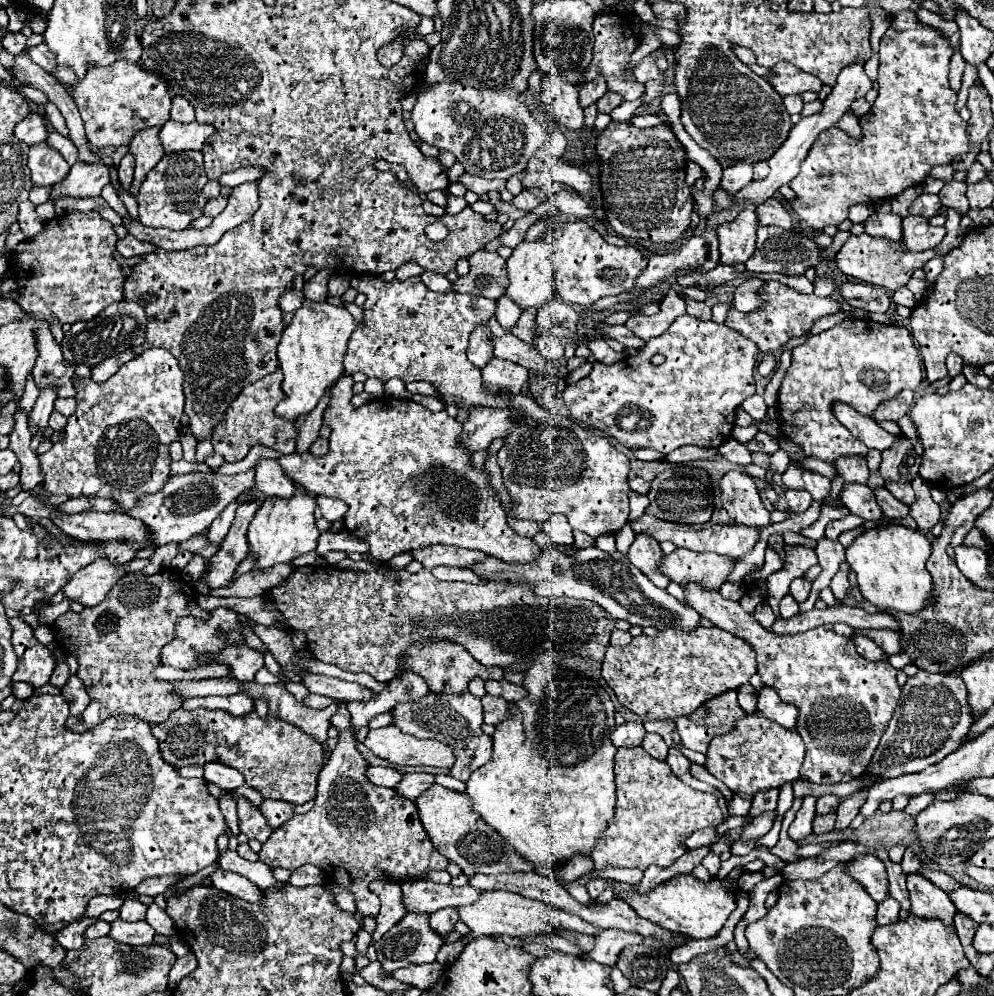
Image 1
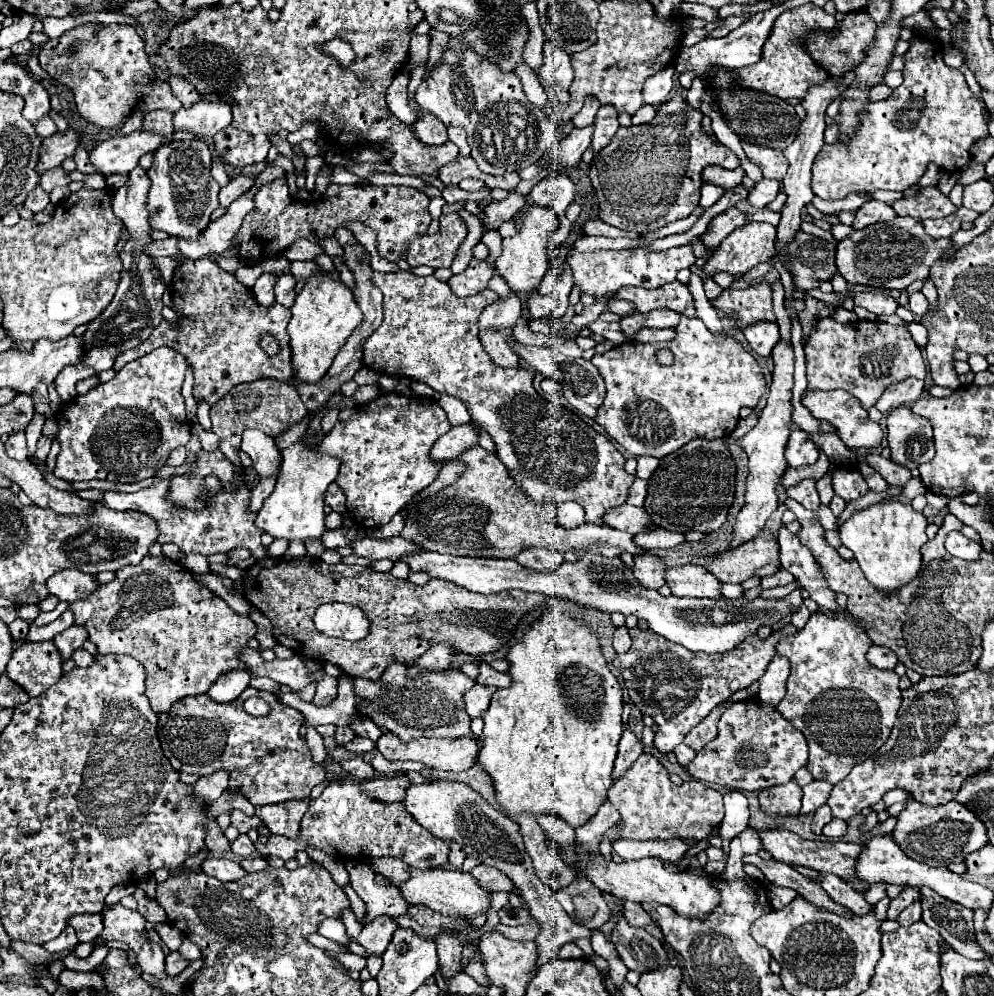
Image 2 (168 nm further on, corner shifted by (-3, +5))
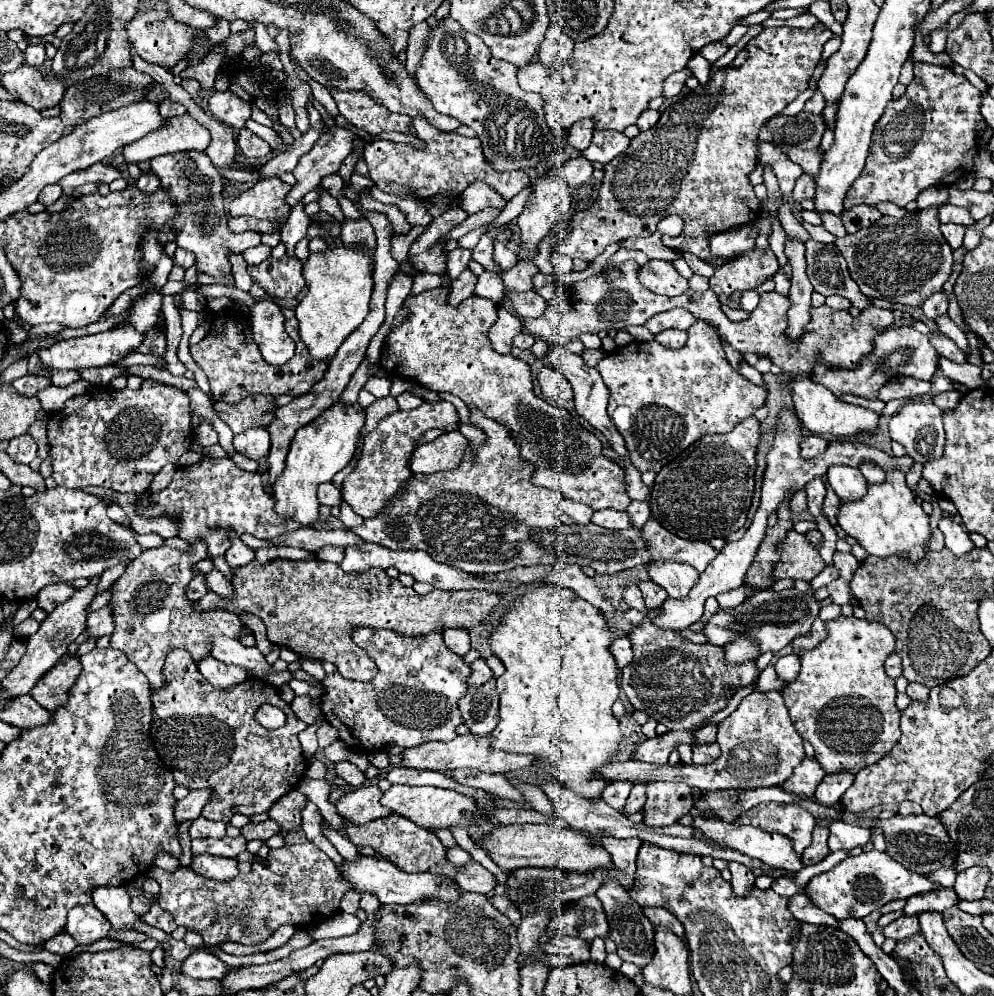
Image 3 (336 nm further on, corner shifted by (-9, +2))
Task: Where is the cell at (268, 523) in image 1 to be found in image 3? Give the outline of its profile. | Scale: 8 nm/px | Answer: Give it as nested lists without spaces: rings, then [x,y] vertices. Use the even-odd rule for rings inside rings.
[[[334,403],[320,417],[298,429],[286,457],[286,469],[272,489],[272,497],[276,499],[274,511],[280,517],[292,519],[302,527],[314,527],[318,523],[320,503],[316,499],[316,489],[318,485],[332,481],[332,477],[352,461],[362,425],[364,411],[360,405],[352,405],[346,409],[342,403]]]

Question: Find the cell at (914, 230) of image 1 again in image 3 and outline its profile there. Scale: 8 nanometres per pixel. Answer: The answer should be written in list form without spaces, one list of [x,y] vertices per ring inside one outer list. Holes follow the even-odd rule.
[[[946,223],[946,225],[940,225],[940,231],[942,231],[944,239],[948,241],[948,245],[950,245],[952,249],[956,249],[956,247],[962,245],[962,239],[964,239],[964,225]]]

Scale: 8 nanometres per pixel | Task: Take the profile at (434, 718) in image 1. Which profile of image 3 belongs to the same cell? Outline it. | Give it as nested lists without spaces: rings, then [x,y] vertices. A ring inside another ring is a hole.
[[[356,627],[352,641],[376,661],[378,675],[368,683],[344,679],[340,673],[322,681],[326,693],[320,707],[326,721],[338,729],[340,741],[350,749],[376,751],[388,743],[412,747],[426,741],[452,741],[458,735],[456,727],[464,723],[458,701],[468,689],[472,671],[456,653],[446,649],[442,633],[402,637],[394,631]]]

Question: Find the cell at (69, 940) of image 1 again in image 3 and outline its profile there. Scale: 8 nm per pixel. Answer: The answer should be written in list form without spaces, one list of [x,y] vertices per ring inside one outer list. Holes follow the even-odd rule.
[[[60,933],[56,937],[52,937],[50,941],[44,943],[44,949],[50,953],[58,953],[58,955],[66,955],[76,947],[74,937],[68,937],[68,933]]]

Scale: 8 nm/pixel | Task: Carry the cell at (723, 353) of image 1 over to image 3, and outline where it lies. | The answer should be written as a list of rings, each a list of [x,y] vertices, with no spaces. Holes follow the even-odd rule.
[[[704,321],[688,329],[688,343],[682,349],[662,349],[656,341],[634,341],[608,353],[596,369],[610,389],[608,415],[624,437],[638,471],[658,473],[688,445],[704,435],[732,431],[768,399],[766,387],[748,381],[728,363],[720,335]]]

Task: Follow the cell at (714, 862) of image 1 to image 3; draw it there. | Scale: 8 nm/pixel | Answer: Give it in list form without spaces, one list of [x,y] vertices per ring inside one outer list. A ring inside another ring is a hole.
[[[728,863],[728,869],[730,869],[730,873],[732,873],[732,887],[734,887],[734,893],[736,895],[744,895],[746,891],[750,891],[750,885],[752,885],[752,881],[756,879],[754,877],[754,873],[748,869],[748,867],[744,867],[744,865],[740,865],[740,863]]]

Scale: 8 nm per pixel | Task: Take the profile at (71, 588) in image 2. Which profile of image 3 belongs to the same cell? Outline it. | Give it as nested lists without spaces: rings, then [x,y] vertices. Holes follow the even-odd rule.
[[[56,583],[56,585],[46,585],[44,589],[40,589],[36,601],[38,607],[44,609],[46,613],[50,613],[52,609],[56,609],[56,605],[68,601],[68,597],[72,597],[72,593],[76,593],[76,587],[72,583]]]

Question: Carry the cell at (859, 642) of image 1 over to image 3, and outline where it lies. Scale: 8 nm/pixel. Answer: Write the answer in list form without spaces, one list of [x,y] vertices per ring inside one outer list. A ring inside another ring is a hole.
[[[892,653],[888,659],[886,659],[886,675],[892,677],[892,679],[898,679],[902,675],[902,661],[900,657],[896,657],[896,653]]]

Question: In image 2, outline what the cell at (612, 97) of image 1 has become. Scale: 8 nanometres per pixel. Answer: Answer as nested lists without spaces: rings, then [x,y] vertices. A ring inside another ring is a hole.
[[[600,106],[596,120],[594,120],[594,134],[592,134],[590,150],[600,152],[604,146],[608,146],[618,128],[620,124],[618,124],[616,110],[612,106]]]

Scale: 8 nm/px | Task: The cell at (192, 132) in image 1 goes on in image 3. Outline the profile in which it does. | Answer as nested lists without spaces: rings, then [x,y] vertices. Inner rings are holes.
[[[216,91],[210,101],[208,109],[212,117],[216,117],[220,123],[232,127],[232,129],[242,129],[246,119],[250,117],[250,105],[244,103],[236,93],[232,91]]]

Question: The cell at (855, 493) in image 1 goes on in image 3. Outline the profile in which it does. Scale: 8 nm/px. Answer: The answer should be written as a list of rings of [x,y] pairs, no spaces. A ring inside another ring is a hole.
[[[836,467],[828,469],[828,483],[842,501],[858,501],[868,491],[868,483],[860,469],[856,467]]]

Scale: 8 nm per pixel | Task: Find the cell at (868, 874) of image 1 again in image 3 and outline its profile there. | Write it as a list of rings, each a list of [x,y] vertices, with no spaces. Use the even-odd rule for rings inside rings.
[[[696,817],[694,819],[694,829],[696,829],[696,837],[704,837],[704,839],[712,839],[720,845],[732,847],[748,857],[756,857],[766,865],[778,867],[778,869],[786,869],[786,871],[800,871],[804,869],[804,861],[802,855],[796,853],[792,849],[792,841],[788,841],[788,837],[780,835],[780,833],[768,833],[762,829],[756,829],[752,825],[738,825],[738,823],[726,823],[726,821],[714,821],[714,819],[704,819],[704,817]]]

